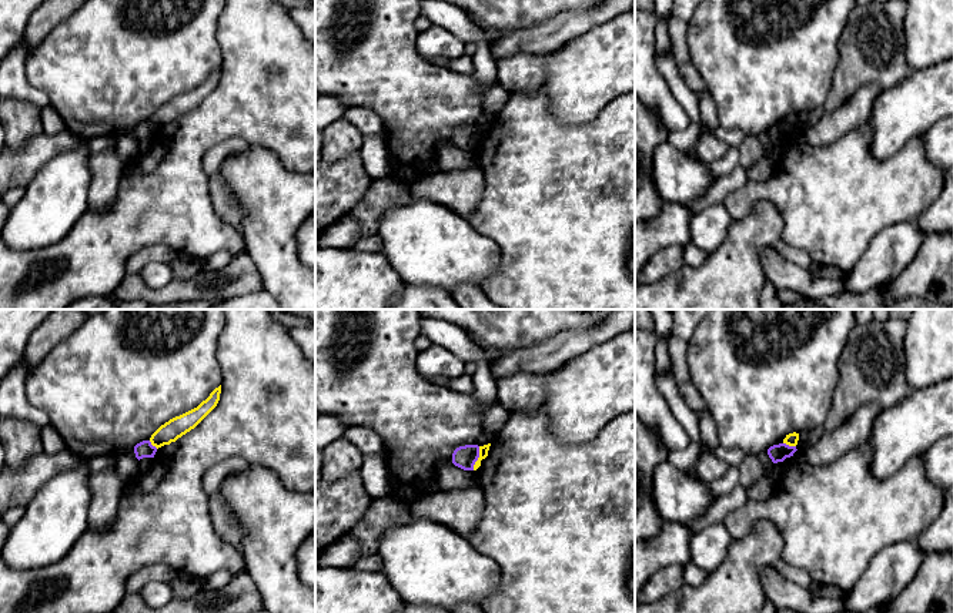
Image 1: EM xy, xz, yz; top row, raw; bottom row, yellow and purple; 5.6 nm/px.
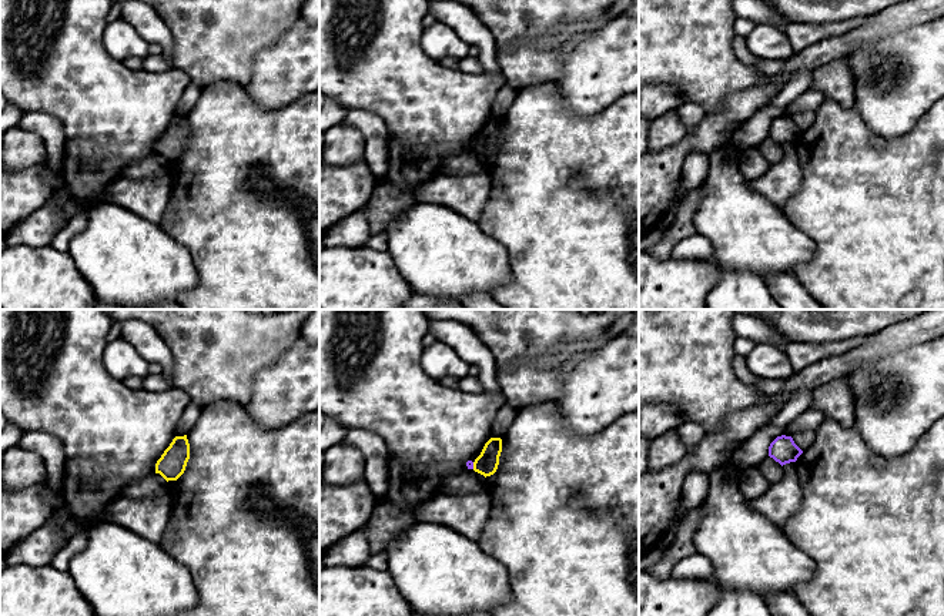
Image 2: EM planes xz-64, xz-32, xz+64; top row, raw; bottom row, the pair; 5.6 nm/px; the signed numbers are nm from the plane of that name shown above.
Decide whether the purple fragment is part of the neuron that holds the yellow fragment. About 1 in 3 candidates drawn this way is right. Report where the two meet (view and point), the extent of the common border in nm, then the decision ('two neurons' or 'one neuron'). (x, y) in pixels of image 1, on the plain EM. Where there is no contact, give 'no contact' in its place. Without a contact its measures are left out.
xz (478, 138) | 140 nm | two neurons

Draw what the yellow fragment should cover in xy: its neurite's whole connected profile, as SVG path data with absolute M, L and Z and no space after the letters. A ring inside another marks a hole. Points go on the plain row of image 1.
M221 66L215 68L210 77L197 88L175 97L161 105L150 118L150 123L157 130L175 123L178 118L194 110L218 84Z

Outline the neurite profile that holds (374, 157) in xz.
M362 107L347 108L344 117L354 124L362 135L360 150L362 171L374 180L388 174L388 151L382 140L384 124L378 114Z

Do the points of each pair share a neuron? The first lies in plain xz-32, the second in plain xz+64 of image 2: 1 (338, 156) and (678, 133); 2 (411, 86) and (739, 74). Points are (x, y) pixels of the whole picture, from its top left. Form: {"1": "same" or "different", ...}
{"1": "same", "2": "same"}

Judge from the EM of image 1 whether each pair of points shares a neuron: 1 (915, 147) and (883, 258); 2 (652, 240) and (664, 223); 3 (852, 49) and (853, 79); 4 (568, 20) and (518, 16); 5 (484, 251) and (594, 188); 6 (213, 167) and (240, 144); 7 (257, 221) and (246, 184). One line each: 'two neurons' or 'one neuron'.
1: two neurons
2: one neuron
3: one neuron
4: two neurons
5: two neurons
6: one neuron
7: one neuron

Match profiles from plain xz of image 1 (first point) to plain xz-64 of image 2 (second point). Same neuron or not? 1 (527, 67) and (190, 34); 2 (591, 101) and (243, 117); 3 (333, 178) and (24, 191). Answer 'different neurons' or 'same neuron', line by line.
1: same neuron
2: different neurons
3: same neuron

